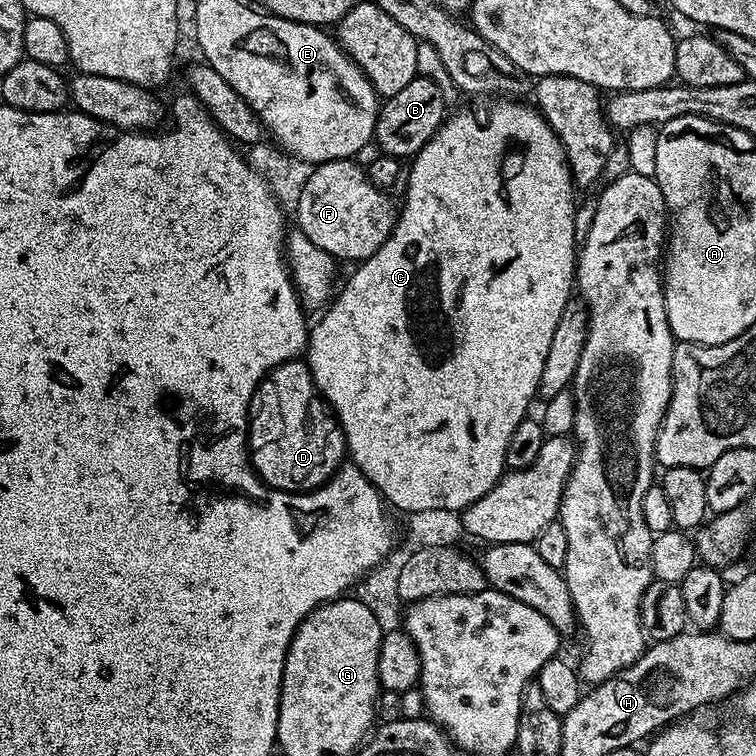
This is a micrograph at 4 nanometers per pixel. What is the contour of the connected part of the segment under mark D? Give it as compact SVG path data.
M297 358L280 364L269 371L256 388L249 404L246 446L253 471L269 488L281 489L284 492L312 491L339 471L347 453L344 432L335 413L318 392L305 361Z

